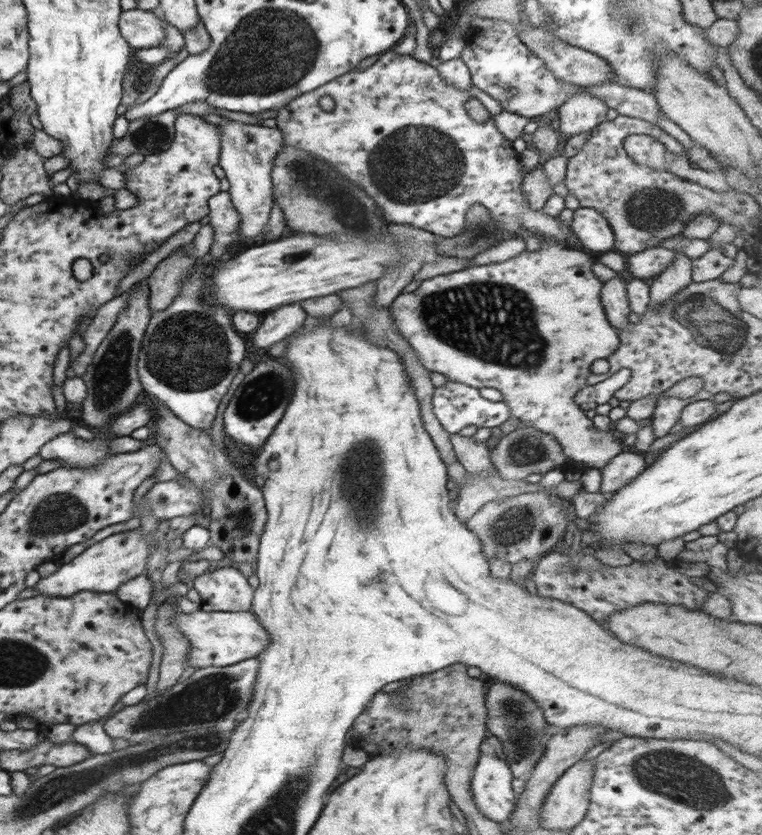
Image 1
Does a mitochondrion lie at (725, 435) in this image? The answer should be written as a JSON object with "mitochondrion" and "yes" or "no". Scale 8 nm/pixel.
{"mitochondrion":"no"}

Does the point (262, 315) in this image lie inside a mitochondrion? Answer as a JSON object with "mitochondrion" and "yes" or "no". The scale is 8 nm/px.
{"mitochondrion":"no"}

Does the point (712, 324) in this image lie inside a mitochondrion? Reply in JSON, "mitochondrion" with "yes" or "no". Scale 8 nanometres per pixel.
{"mitochondrion":"yes"}

